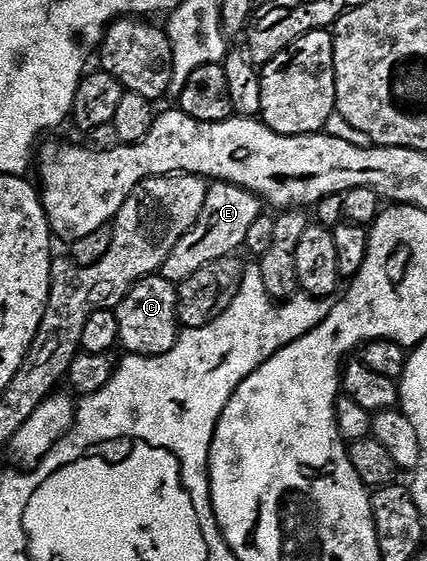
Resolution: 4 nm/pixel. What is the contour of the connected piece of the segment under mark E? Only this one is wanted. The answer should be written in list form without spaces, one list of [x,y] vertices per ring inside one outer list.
[[[228,181],[212,184],[207,190],[205,207],[201,211],[197,223],[185,234],[181,239],[181,243],[177,243],[177,247],[173,247],[173,251],[169,251],[169,259],[165,259],[161,275],[165,279],[178,283],[189,279],[189,275],[201,271],[201,267],[205,267],[205,263],[213,263],[222,257],[238,254],[240,252],[238,249],[242,250],[245,246],[245,235],[249,235],[249,226],[258,217],[264,216],[264,213],[264,202],[256,193],[250,193],[250,191],[243,189],[239,185],[230,185]]]

